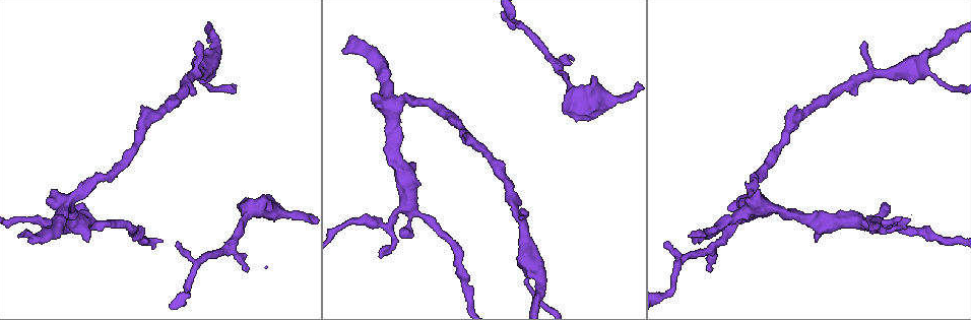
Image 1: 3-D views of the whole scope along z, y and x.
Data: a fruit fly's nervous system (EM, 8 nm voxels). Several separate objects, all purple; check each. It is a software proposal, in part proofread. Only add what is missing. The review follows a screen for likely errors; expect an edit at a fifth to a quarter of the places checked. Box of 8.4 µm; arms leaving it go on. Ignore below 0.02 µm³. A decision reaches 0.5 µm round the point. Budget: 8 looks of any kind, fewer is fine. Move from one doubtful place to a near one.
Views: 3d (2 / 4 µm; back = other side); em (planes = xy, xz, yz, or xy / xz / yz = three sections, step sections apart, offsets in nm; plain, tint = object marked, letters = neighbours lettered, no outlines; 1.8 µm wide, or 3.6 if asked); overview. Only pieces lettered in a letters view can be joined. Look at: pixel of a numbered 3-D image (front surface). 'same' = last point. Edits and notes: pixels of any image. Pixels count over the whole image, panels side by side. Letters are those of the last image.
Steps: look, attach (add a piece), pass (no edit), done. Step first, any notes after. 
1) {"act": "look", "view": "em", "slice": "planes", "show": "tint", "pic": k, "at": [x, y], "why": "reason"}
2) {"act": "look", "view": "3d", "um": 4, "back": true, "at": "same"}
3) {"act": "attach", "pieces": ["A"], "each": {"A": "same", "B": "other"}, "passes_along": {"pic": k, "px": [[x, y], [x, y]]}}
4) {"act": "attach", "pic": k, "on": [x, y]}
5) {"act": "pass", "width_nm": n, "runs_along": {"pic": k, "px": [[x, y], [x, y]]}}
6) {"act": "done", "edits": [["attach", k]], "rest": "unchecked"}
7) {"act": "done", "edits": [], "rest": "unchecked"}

{"act": "look", "view": "3d", "um": 2, "pic": 1, "at": [701, 233], "why": "an open end"}

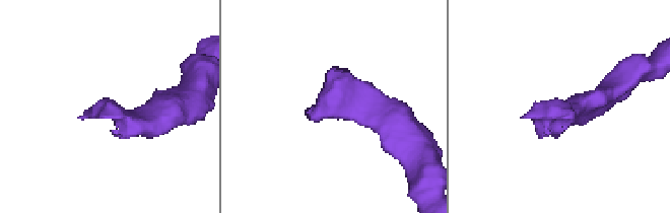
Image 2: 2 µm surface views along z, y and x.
{"act": "look", "view": "em", "slice": "yz", "step": 8, "show": "tint", "pic": 2, "at": [567, 102]}

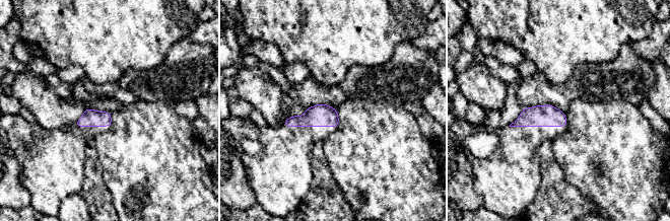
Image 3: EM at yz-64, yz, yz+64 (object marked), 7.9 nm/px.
{"act": "look", "view": "em", "slice": "planes", "show": "letters", "at": "same"}

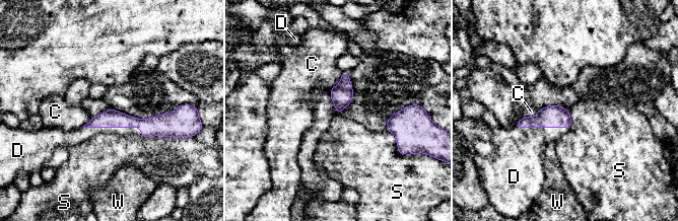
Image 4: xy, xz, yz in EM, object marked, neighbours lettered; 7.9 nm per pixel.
{"act": "attach", "pieces": ["D"], "each": {"C": "other", "D": "same", "S": "other", "W": "other"}, "passes_along": {"pic": 4, "px": [[547, 117], [518, 127], [519, 158]]}, "found": "the neuron continues"}

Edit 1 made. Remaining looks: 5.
{"act": "look", "view": "em", "slice": "xy", "step": 4, "show": "tint", "pic": 1, "at": [387, 103]}

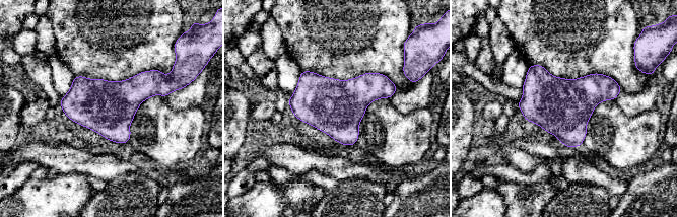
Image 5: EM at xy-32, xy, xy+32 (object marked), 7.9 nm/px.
{"act": "look", "view": "em", "slice": "planes", "show": "letters", "at": "same", "why": "another direction"}

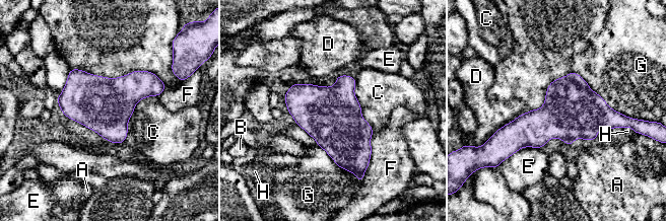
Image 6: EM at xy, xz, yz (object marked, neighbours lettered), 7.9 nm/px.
{"act": "pass", "each": {"A": "other", "B": "other", "C": "other", "D": "other", "E": "other", "F": "other", "G": "other", "H": "other"}, "border": {"pic": 6, "px": [[156, 95], [137, 102], [123, 142]]}, "found": "none of them fits"}

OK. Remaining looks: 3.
{"act": "look", "view": "em", "slice": "xz", "step": 8, "show": "plain", "pic": 1, "at": [501, 17], "why": "thin end"}

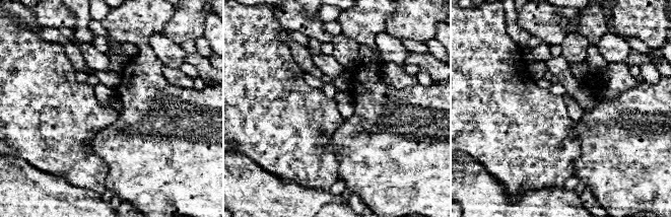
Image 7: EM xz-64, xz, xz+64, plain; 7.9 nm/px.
{"act": "look", "view": "em", "slice": "xz", "step": 8, "show": "tint", "at": "same"}

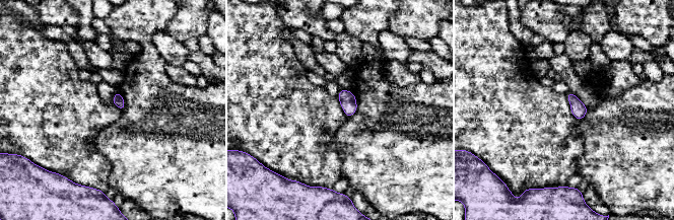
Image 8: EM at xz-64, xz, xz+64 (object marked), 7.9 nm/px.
{"act": "look", "view": "em", "slice": "xz", "step": 8, "show": "letters", "at": "same", "why": "what lies round it"}

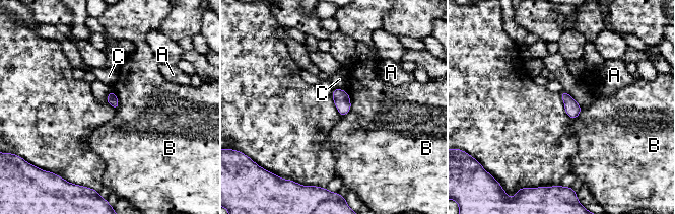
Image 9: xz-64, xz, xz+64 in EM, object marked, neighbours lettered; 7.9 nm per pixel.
{"act": "pass", "width_nm": 90, "each": {"A": "other", "B": "other", "C": "other"}, "border": {"pic": 9, "px": [[349, 93], [350, 110], [342, 117]]}, "found": "no lettered piece goes on from it"}

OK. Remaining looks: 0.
{"act": "done", "edits": [["attach", 4]], "rest": "unchecked"}

